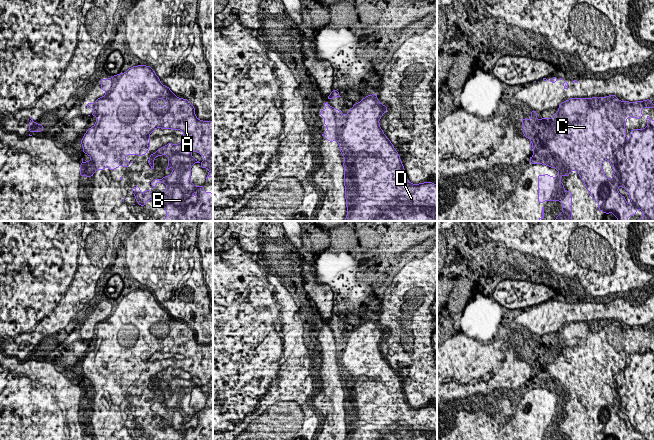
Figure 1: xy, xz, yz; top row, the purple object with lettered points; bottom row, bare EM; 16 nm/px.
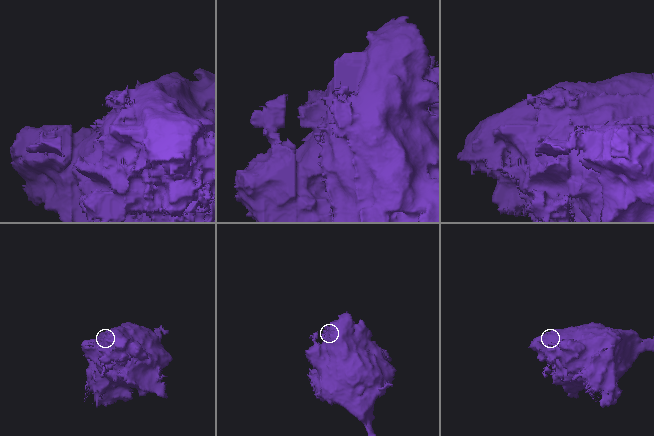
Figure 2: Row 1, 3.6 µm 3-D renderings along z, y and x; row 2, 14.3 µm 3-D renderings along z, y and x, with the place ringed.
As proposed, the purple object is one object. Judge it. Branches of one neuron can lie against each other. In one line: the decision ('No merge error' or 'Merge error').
No merge error

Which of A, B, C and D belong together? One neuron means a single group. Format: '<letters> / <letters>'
A B C D

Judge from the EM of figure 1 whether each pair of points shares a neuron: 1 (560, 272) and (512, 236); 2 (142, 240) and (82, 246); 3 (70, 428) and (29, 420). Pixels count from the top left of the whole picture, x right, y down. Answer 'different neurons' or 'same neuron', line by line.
1: same neuron
2: different neurons
3: different neurons

